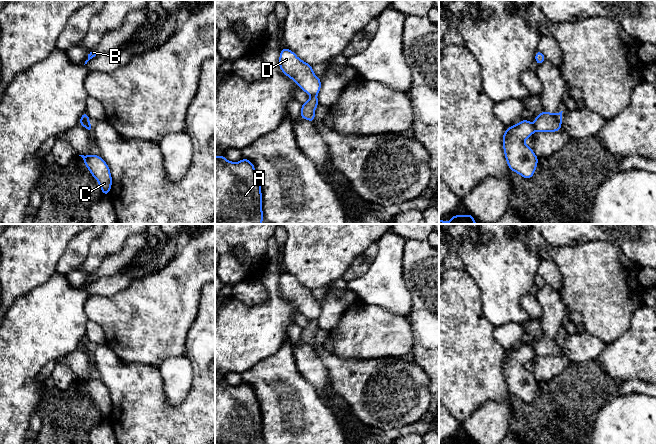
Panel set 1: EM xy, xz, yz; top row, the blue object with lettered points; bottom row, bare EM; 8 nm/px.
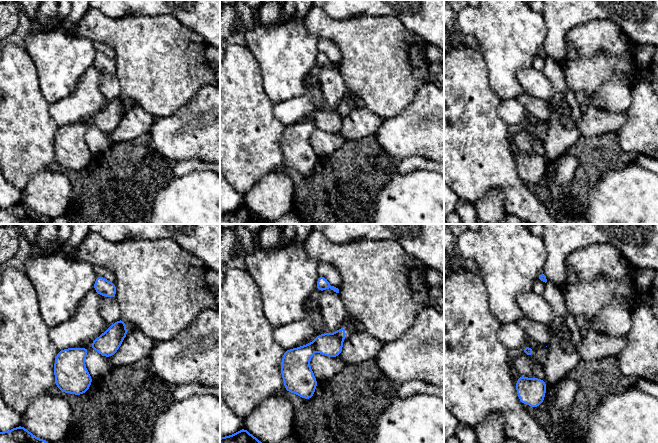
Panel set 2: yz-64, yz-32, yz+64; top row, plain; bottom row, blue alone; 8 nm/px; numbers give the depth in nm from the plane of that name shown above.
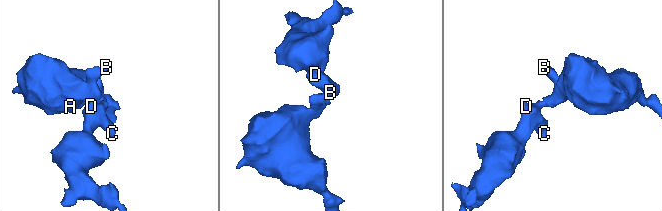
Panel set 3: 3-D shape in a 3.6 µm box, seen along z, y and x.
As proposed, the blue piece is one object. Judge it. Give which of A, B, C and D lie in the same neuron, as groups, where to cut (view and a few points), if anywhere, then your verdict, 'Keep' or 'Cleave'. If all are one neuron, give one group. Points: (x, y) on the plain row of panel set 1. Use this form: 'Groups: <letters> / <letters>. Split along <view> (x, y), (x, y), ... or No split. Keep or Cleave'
Groups: A B / C D. Split along yz (533, 349), (535, 354). Cleave

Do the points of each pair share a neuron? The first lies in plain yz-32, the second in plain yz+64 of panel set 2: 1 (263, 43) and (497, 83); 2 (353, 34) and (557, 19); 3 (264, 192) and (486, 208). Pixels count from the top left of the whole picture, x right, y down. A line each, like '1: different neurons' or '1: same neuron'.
1: same neuron
2: different neurons
3: same neuron

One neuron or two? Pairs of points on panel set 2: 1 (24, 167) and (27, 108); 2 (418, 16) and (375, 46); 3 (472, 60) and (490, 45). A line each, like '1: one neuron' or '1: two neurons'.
1: one neuron
2: two neurons
3: two neurons

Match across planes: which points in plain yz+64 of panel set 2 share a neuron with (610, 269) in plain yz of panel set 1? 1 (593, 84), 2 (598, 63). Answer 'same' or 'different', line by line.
1: different
2: different

